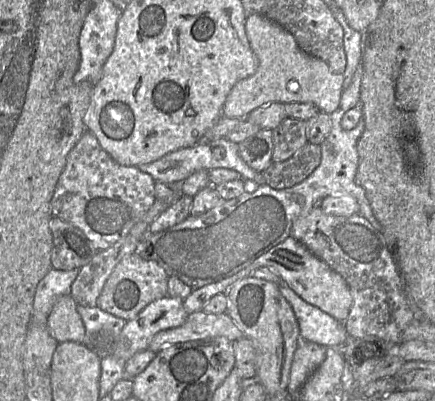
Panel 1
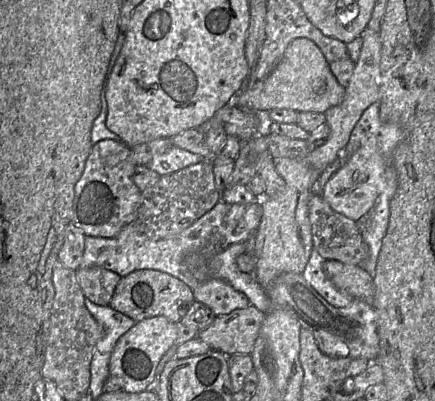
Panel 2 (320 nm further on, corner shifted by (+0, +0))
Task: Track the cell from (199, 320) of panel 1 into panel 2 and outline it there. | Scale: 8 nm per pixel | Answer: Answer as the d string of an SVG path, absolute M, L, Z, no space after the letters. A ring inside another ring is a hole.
M250 304L216 316L207 328L198 332L197 338L228 357L251 354L265 316L266 312Z

